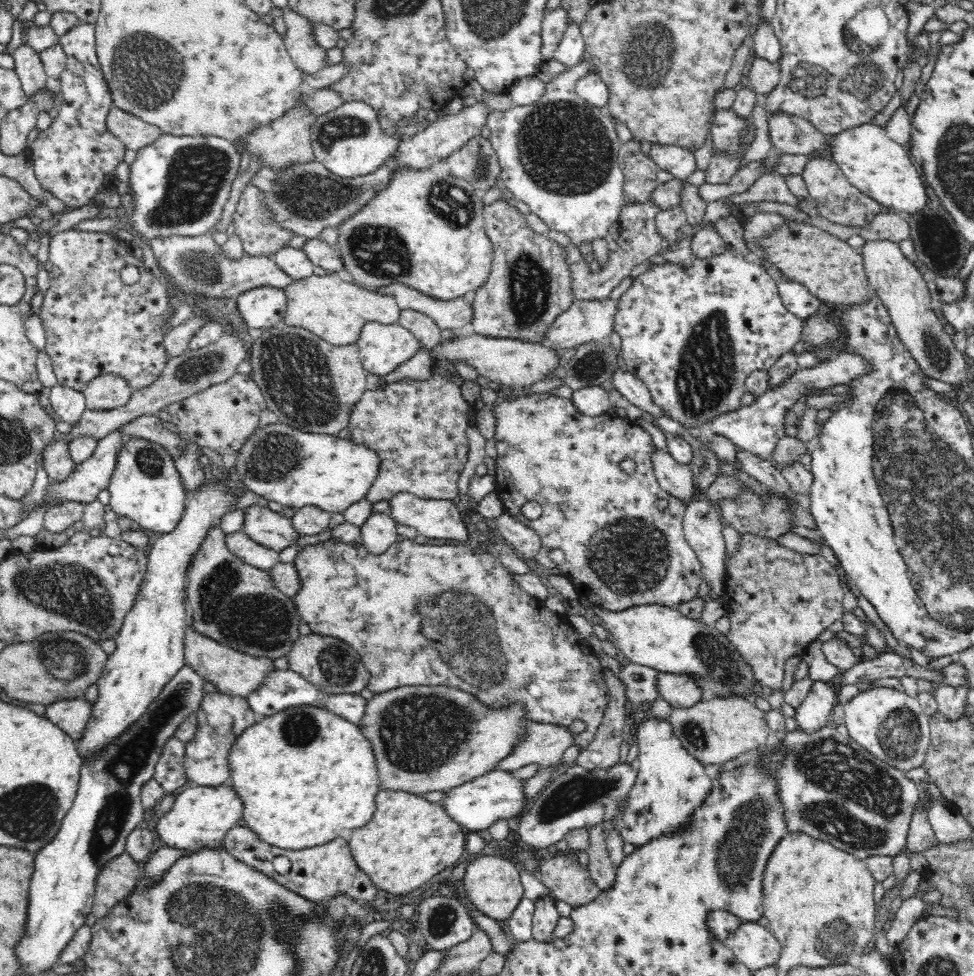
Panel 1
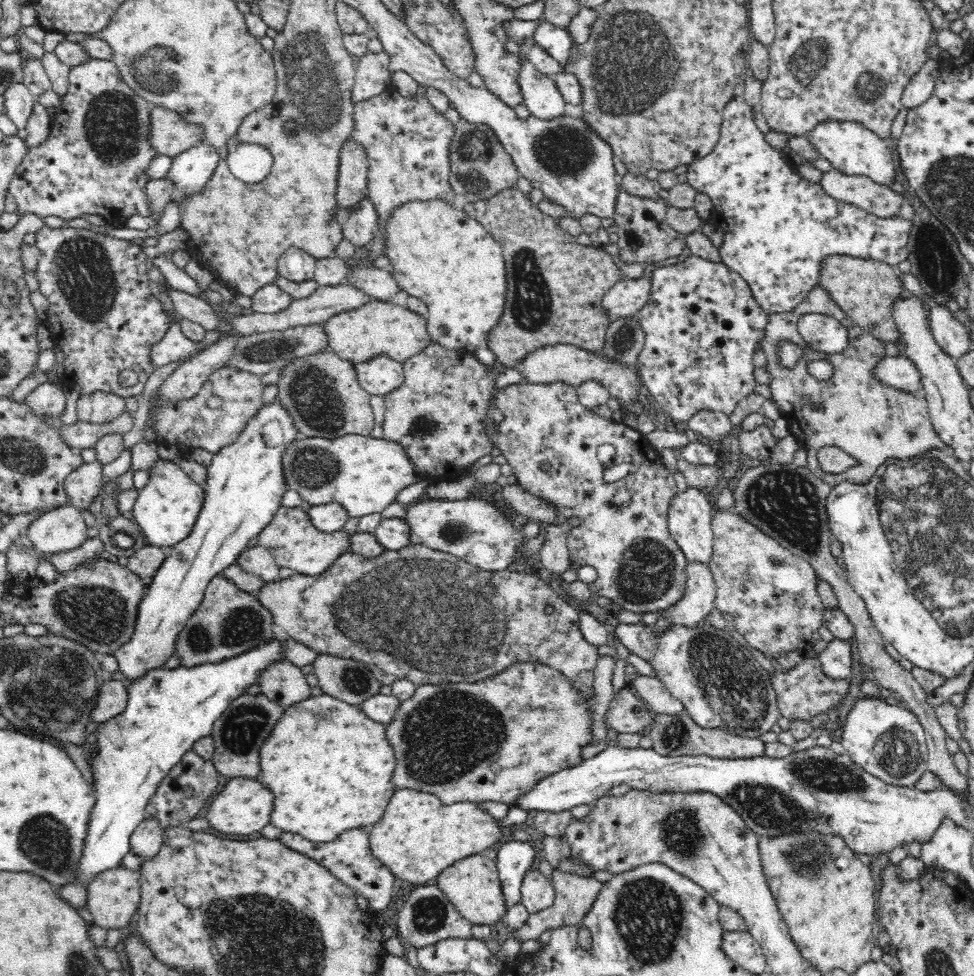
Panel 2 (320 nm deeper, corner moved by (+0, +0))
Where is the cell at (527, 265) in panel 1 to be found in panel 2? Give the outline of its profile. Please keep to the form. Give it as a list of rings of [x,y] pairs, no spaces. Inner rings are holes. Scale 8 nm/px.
[[[510,187],[500,192],[494,194],[486,199],[478,201],[468,201],[460,205],[460,209],[473,220],[478,221],[480,225],[485,227],[485,229],[503,246],[504,252],[503,257],[505,258],[505,269],[507,276],[507,291],[506,291],[506,304],[504,307],[504,312],[500,317],[499,323],[494,331],[491,332],[491,335],[488,337],[488,347],[492,353],[494,353],[495,358],[498,362],[501,362],[506,368],[515,368],[520,364],[524,359],[527,359],[532,352],[540,350],[540,348],[556,345],[556,344],[568,344],[576,345],[579,348],[591,351],[594,354],[600,354],[604,350],[605,346],[605,334],[608,328],[608,325],[612,322],[614,318],[610,317],[609,312],[603,307],[603,298],[604,295],[614,286],[618,281],[620,281],[621,274],[616,266],[615,260],[612,259],[612,256],[607,252],[600,250],[596,246],[582,246],[576,241],[576,236],[568,233],[566,229],[560,227],[558,219],[555,220],[544,214],[538,208],[534,206],[528,195],[528,192],[521,191],[518,187]]]

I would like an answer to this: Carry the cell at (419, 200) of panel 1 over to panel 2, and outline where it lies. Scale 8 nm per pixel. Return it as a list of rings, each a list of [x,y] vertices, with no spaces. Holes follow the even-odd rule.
[[[442,200],[412,202],[396,208],[385,233],[385,256],[391,260],[391,271],[398,286],[410,297],[419,298],[427,304],[427,329],[432,342],[446,349],[470,353],[484,348],[506,304],[507,276],[503,246],[478,221],[469,218],[460,205],[453,207]]]

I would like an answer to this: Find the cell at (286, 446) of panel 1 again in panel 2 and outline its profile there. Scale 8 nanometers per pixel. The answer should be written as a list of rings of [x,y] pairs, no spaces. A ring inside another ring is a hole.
[[[344,435],[332,440],[300,436],[283,454],[283,471],[287,488],[297,490],[303,500],[308,500],[314,506],[341,504],[351,517],[381,513],[390,504],[400,502],[398,496],[406,487],[424,487],[430,481],[419,476],[400,443],[370,435]]]

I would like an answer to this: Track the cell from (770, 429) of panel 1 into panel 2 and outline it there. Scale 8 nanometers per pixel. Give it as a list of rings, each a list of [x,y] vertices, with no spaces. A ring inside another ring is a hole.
[[[885,356],[874,368],[873,374],[888,386],[909,393],[922,394],[923,384],[919,368],[906,356]]]

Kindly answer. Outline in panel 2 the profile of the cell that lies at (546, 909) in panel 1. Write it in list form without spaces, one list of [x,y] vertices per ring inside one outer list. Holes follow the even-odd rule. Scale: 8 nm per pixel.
[[[538,869],[528,870],[522,878],[521,903],[531,914],[540,912],[553,904],[555,899],[555,888],[538,871]]]

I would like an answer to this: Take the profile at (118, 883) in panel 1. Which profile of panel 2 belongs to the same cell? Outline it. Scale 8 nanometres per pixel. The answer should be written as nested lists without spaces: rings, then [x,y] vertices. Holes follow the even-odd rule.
[[[122,866],[100,872],[88,883],[86,898],[86,905],[93,916],[92,924],[105,929],[124,929],[130,925],[130,919],[139,910],[141,901],[140,873]]]

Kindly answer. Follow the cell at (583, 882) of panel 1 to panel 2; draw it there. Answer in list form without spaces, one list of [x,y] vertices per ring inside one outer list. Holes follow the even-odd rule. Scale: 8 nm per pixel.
[[[557,868],[553,872],[552,880],[555,888],[553,904],[544,910],[540,910],[540,912],[531,914],[518,930],[512,931],[512,934],[510,934],[512,938],[520,938],[522,941],[536,941],[540,934],[546,932],[546,930],[552,932],[555,928],[582,926],[584,917],[591,911],[598,893],[603,887],[603,883],[595,879],[594,876],[583,877],[575,873],[560,872]]]

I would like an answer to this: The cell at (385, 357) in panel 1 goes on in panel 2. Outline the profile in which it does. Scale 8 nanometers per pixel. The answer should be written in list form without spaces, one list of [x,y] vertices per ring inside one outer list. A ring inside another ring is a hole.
[[[388,356],[374,357],[368,362],[355,363],[354,368],[360,387],[370,396],[385,397],[400,388],[404,382],[403,364],[396,363]]]

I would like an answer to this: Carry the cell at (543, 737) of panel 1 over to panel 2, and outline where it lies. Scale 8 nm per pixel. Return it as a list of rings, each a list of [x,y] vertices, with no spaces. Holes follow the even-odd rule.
[[[629,687],[620,690],[612,699],[606,713],[607,728],[614,728],[619,733],[648,734],[655,712],[638,697]]]

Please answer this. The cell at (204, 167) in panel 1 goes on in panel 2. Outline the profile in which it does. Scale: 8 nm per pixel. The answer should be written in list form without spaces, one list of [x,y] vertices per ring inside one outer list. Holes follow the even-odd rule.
[[[205,142],[173,157],[167,178],[175,182],[174,198],[179,205],[186,192],[200,192],[200,188],[214,174],[220,159],[222,158],[218,149]]]

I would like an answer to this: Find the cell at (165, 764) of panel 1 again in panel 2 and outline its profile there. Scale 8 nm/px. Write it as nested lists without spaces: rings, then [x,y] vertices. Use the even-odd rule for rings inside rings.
[[[188,751],[181,758],[181,761],[178,764],[175,764],[170,772],[162,779],[162,782],[158,784],[156,792],[152,794],[152,798],[148,800],[148,804],[145,808],[145,818],[156,819],[159,823],[160,829],[164,831],[168,828],[182,828],[184,824],[196,819],[206,812],[206,805],[210,804],[208,800],[216,790],[218,790],[218,778],[221,774],[216,770],[216,767],[213,765],[213,762],[202,758],[196,751]]]

